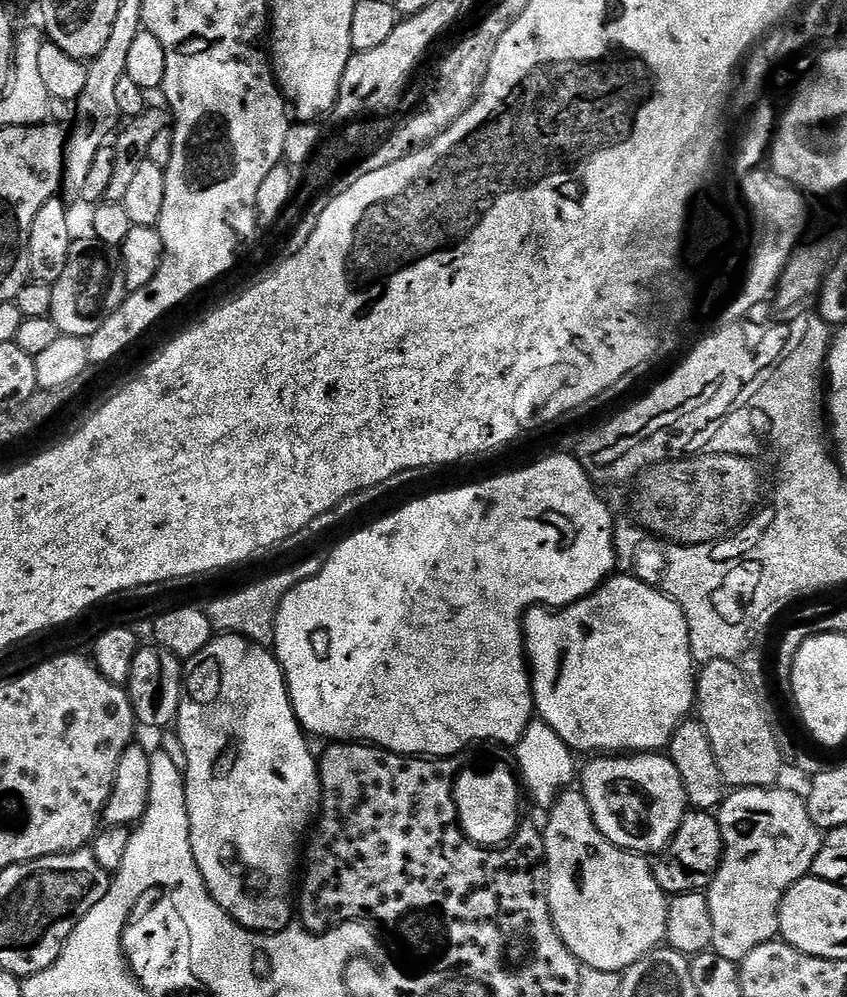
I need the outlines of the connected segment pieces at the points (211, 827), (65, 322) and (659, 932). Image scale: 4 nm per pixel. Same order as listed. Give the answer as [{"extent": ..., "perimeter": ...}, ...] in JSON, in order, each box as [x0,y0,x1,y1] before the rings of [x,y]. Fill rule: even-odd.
[{"extent":[174,634,322,932],"perimeter":[[[220,634],[187,661],[184,691],[186,695],[184,701],[180,703],[180,713],[176,715],[174,731],[180,735],[180,748],[184,751],[186,810],[190,814],[190,846],[194,850],[194,862],[198,862],[198,870],[206,882],[208,893],[216,899],[218,906],[222,906],[222,910],[243,928],[251,928],[253,932],[285,931],[294,920],[292,875],[296,872],[296,863],[299,860],[301,863],[302,860],[304,831],[307,830],[311,820],[313,823],[321,807],[322,789],[318,760],[308,749],[308,736],[300,727],[298,718],[294,714],[294,706],[288,693],[288,683],[284,681],[284,671],[280,669],[280,663],[277,662],[275,655],[265,645],[255,644],[253,640],[247,640],[245,636]]]},{"extent":[52,239,126,336],"perimeter":[[[73,239],[70,246],[70,258],[66,258],[66,270],[62,270],[62,278],[58,278],[52,285],[54,302],[52,303],[52,321],[58,326],[61,336],[93,336],[108,319],[124,304],[126,289],[124,287],[124,263],[120,260],[119,251],[111,244],[104,244],[101,240]]]},{"extent":[542,791,669,973],"perimeter":[[[583,791],[561,792],[547,816],[548,825],[543,825],[542,831],[548,866],[548,901],[554,926],[583,967],[623,973],[665,943],[669,897],[658,886],[653,865],[647,864],[641,853],[619,848],[598,830]]]}]

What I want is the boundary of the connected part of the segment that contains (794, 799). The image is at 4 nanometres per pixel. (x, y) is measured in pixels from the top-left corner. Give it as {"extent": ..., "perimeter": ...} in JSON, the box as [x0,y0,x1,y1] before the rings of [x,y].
{"extent":[706,786,824,964],"perimeter":[[[773,786],[771,788],[738,788],[729,791],[724,797],[724,803],[718,809],[718,819],[720,821],[720,829],[722,830],[722,838],[724,839],[724,857],[720,863],[720,869],[716,871],[716,876],[712,880],[706,890],[708,901],[710,902],[710,918],[714,918],[714,942],[711,951],[722,954],[722,958],[730,958],[730,962],[739,964],[741,960],[746,958],[746,954],[753,953],[758,950],[758,946],[762,946],[766,942],[777,939],[780,934],[780,903],[786,894],[786,890],[790,890],[790,886],[794,886],[794,882],[798,882],[803,876],[809,875],[814,866],[814,858],[818,858],[818,850],[824,844],[824,836],[822,830],[818,826],[814,826],[814,822],[808,813],[808,806],[803,795],[800,796],[796,792],[791,792],[785,786]]]}

